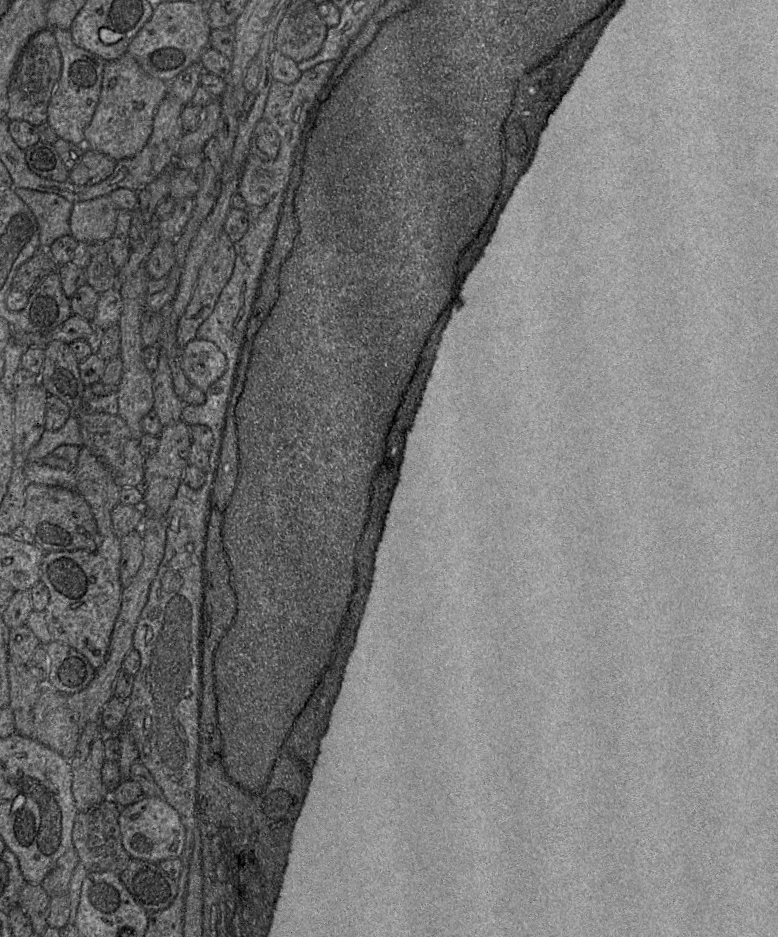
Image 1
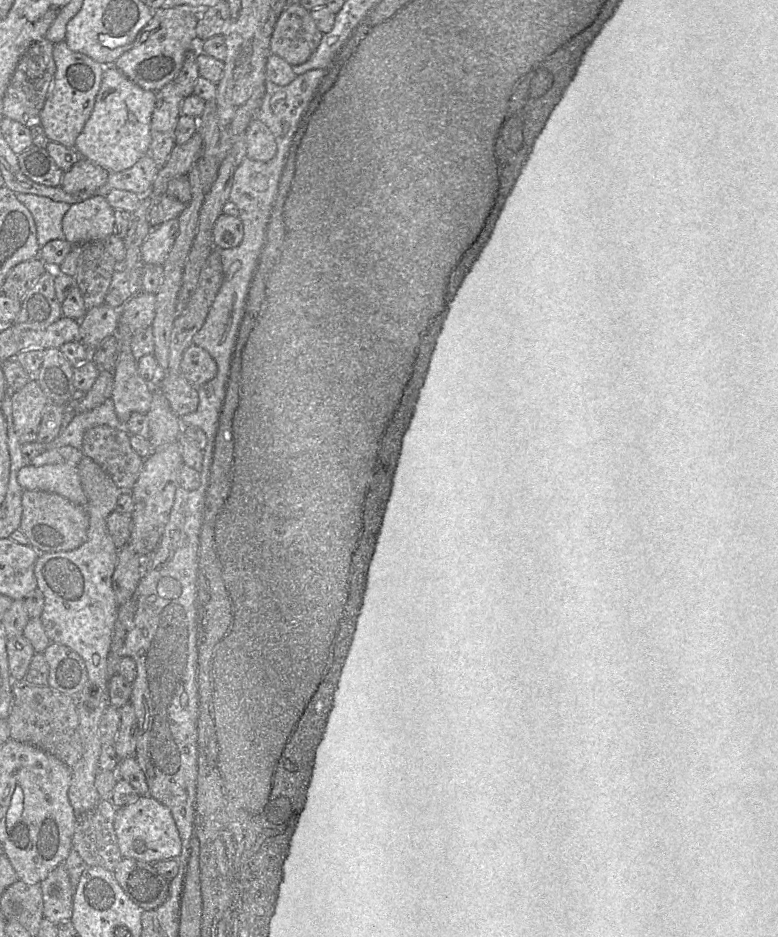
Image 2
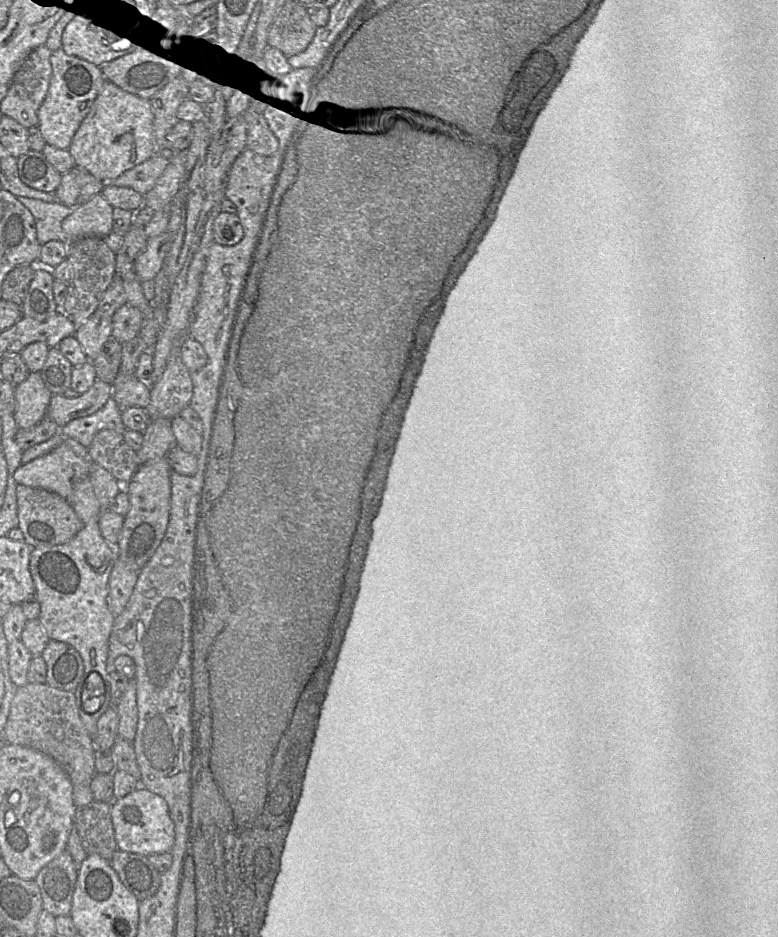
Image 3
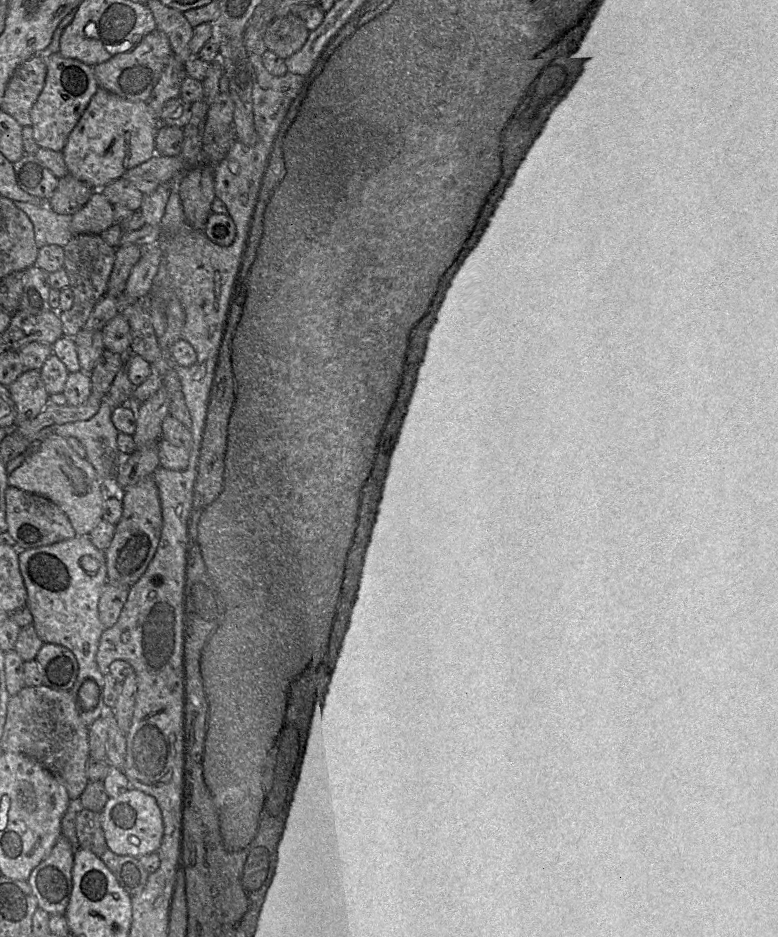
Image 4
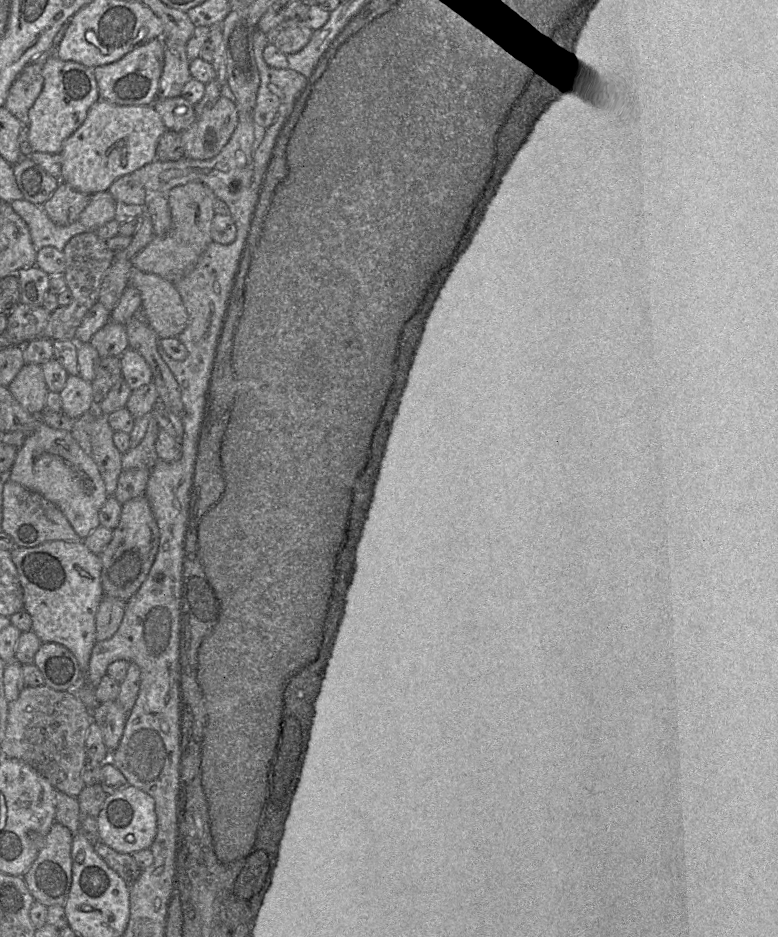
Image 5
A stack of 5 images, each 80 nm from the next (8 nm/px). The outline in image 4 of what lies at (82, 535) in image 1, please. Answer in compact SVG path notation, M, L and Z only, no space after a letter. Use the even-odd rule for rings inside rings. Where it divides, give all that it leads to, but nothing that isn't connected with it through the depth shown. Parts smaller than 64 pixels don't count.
M9 485L5 501L7 532L15 540L14 547L19 550L48 546L77 535L67 515L44 496Z

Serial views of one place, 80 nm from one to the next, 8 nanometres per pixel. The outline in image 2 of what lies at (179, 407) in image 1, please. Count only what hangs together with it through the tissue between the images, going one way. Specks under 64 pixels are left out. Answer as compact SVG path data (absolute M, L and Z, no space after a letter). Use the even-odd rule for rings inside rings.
M154 382L154 394L149 411L149 441L153 449L162 447L168 443L177 441L184 424L171 409L166 397L156 387Z

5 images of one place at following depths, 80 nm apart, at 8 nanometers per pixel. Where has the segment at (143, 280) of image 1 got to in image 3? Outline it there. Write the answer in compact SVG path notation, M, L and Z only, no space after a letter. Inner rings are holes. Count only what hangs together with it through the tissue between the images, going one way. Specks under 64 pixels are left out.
M118 374L113 382L112 396L120 411L130 407L147 409L150 404L151 384L139 380L135 374Z

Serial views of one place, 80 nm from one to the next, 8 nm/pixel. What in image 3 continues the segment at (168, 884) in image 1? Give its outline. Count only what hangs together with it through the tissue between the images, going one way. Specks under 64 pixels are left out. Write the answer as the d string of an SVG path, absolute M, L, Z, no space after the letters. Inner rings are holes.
M116 850L109 862L138 901L150 898L159 888L161 873L149 862L148 856Z

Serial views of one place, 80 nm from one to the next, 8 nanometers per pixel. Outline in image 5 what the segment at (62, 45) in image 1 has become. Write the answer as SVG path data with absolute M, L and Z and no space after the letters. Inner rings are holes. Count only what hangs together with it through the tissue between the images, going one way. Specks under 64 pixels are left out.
M56 55L44 58L43 88L29 109L29 143L33 152L59 154L64 141L84 122L91 105L100 99L94 68L74 61L64 61Z

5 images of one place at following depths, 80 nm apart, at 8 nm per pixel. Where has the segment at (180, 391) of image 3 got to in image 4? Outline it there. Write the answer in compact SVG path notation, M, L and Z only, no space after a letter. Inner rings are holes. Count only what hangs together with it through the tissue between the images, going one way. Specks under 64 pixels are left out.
M171 368L164 374L163 385L148 400L136 406L136 431L133 434L136 449L142 448L162 437L162 423L170 414L170 395L182 390L178 374Z

